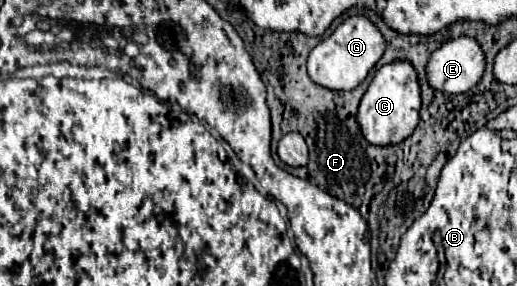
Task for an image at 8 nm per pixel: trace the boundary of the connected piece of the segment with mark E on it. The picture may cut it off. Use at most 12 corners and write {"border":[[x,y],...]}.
{"border":[[469,36],[441,44],[427,82],[443,94],[477,86],[485,70]]}

